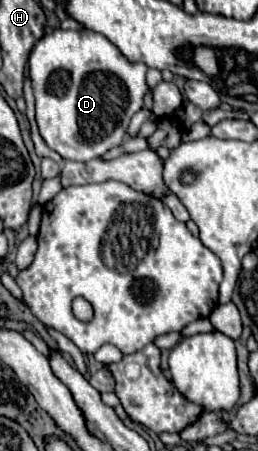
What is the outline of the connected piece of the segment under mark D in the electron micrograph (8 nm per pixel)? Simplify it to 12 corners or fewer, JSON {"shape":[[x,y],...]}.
{"shape":[[54,29],[28,63],[50,149],[124,141],[148,67],[104,35]]}

